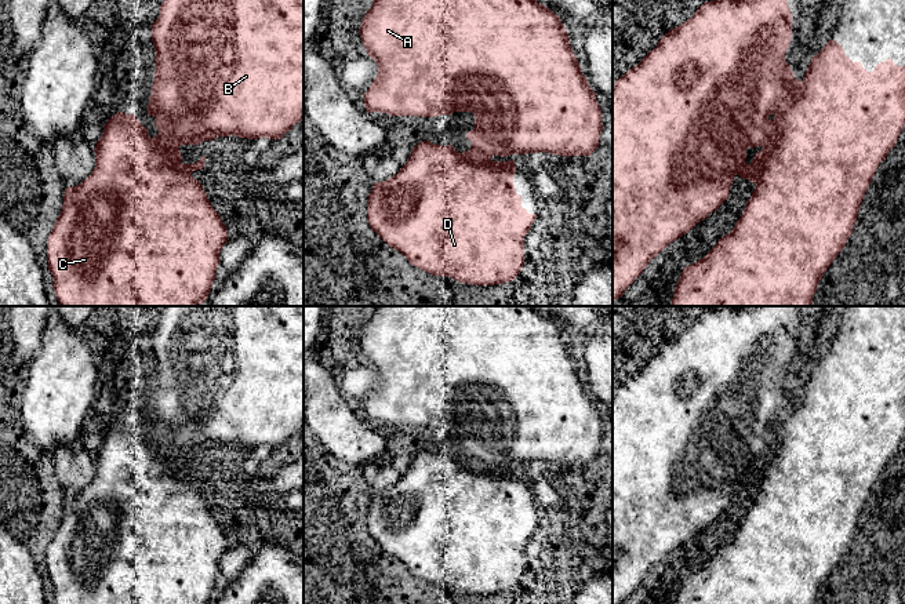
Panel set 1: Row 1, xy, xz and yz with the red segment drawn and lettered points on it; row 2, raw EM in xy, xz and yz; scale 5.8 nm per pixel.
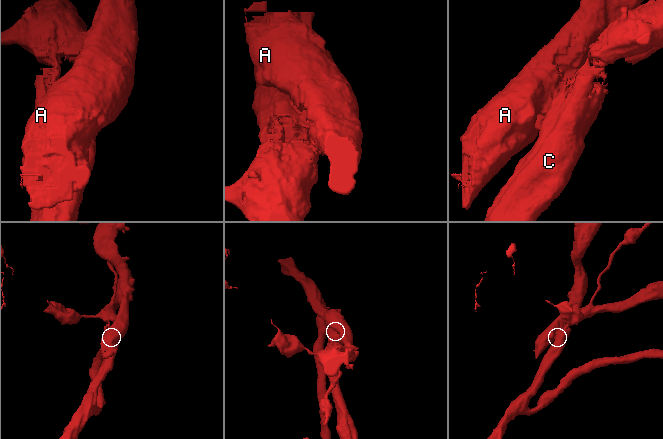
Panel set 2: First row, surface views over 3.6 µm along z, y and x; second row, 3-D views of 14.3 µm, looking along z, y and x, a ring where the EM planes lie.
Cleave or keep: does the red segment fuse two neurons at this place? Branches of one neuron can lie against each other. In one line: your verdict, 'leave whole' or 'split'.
split

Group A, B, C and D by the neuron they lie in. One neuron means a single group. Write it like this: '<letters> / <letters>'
A B / C D

